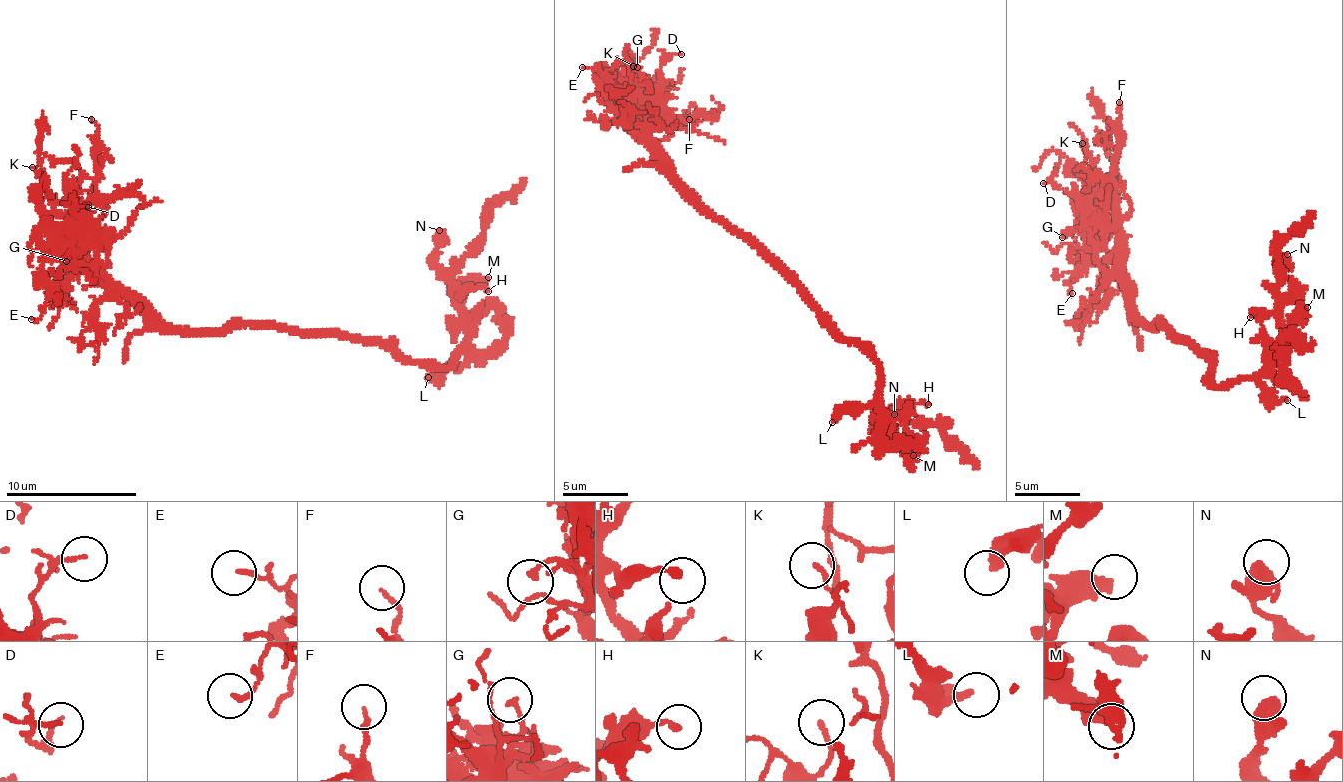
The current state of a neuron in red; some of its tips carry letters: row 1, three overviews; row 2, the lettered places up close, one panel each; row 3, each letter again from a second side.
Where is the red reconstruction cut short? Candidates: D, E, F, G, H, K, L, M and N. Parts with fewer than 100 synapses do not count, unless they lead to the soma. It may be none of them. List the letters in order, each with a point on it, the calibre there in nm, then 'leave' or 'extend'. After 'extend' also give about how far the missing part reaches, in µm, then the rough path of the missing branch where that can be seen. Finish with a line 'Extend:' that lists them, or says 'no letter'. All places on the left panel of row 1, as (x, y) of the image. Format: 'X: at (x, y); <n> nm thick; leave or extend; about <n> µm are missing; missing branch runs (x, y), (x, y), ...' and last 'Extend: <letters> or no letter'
D: at (88, 207); 130 nm thick; leave
E: at (31, 319); 150 nm thick; leave
F: at (91, 119); 150 nm thick; leave
G: at (66, 261); 160 nm thick; leave
H: at (488, 291); 200 nm thick; leave
K: at (32, 167); 140 nm thick; leave
L: at (428, 377); 320 nm thick; leave
M: at (488, 277); 420 nm thick; leave
N: at (439, 230); 340 nm thick; leave
Extend: no letter

